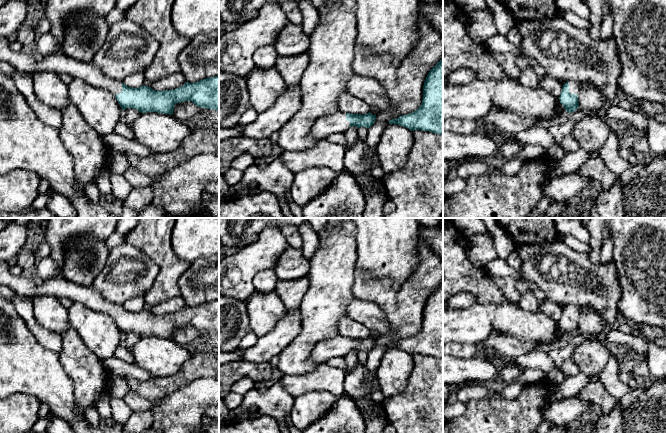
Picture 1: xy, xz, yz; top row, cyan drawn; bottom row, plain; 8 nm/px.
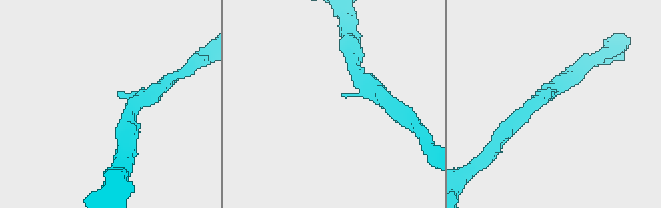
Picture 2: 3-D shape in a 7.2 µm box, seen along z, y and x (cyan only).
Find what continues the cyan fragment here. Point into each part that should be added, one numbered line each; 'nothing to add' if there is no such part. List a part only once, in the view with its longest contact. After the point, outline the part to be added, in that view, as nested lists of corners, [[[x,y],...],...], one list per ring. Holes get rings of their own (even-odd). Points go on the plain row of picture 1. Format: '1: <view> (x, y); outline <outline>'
1: yz (574, 312); outline [[[568,304],[568,307],[569,307],[569,316],[571,318],[577,318],[579,320],[580,308],[571,304]]]

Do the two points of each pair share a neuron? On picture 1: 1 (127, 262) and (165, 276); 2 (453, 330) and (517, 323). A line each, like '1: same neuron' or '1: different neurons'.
1: different neurons
2: same neuron

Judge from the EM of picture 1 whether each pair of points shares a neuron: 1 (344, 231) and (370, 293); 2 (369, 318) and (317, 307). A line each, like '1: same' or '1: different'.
1: different
2: different

